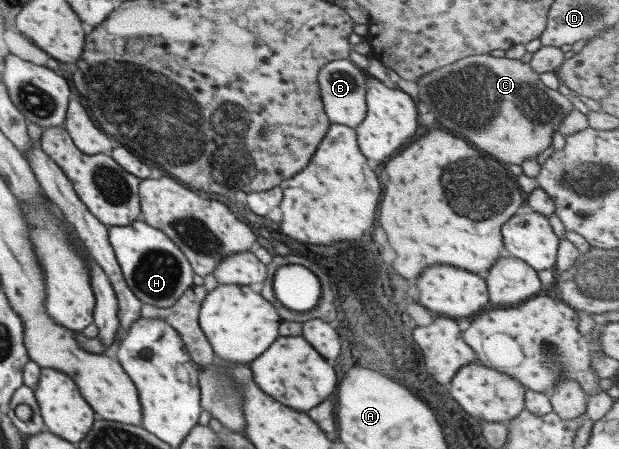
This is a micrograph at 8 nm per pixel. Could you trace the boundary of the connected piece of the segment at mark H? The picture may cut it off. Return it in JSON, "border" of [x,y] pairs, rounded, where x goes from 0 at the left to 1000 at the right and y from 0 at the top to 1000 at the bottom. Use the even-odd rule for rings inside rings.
{"border":[[[234,492],[174,506],[174,541],[184,561],[204,635],[229,677],[257,686],[276,682],[310,635],[313,606],[289,550],[262,514]]]}

